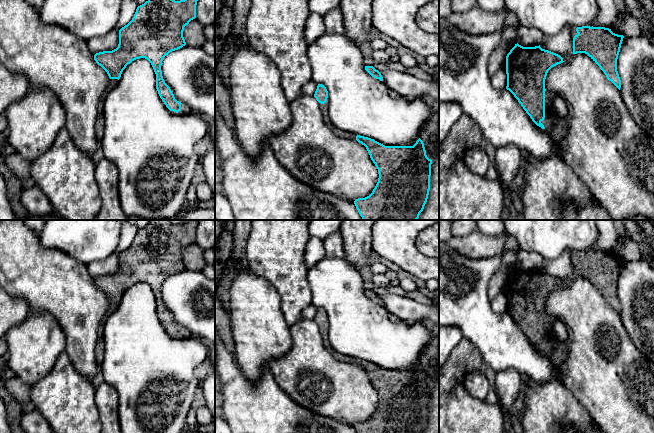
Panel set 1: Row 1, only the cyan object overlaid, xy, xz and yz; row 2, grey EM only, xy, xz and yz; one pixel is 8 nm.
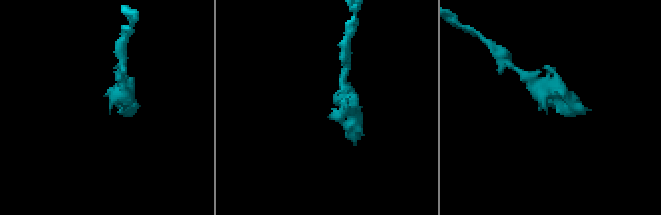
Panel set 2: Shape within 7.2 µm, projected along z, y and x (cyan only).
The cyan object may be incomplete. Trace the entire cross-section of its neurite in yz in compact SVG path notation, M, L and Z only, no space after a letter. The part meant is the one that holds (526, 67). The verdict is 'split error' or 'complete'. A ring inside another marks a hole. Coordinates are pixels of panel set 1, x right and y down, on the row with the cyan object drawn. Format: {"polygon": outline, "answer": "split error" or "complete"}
{"polygon": "M517 43L506 56L506 89L514 95L537 126L545 129L547 133L557 138L566 135L569 127L569 119L556 120L549 115L552 96L545 89L545 79L548 71L552 67L563 62L563 58L560 55L542 49L540 45L535 47L523 47Z", "answer": "split error"}

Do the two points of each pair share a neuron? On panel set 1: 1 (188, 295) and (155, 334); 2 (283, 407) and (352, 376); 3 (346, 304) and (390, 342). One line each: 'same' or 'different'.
1: different
2: different
3: same

